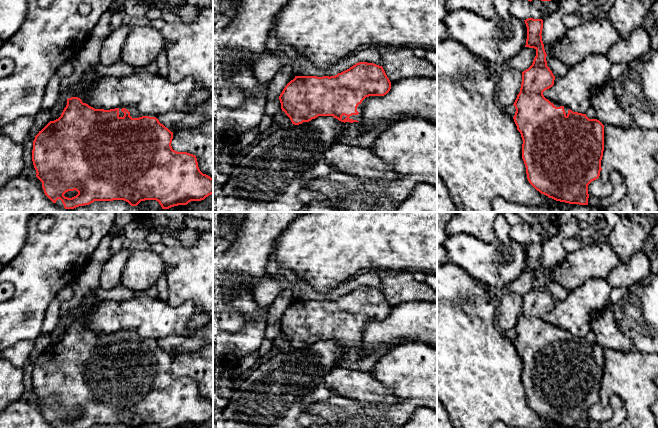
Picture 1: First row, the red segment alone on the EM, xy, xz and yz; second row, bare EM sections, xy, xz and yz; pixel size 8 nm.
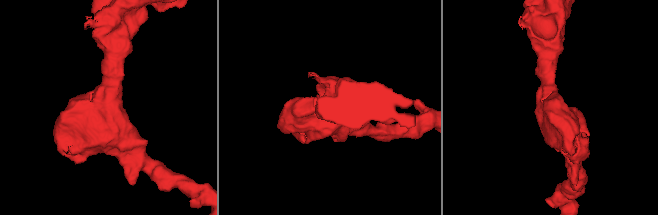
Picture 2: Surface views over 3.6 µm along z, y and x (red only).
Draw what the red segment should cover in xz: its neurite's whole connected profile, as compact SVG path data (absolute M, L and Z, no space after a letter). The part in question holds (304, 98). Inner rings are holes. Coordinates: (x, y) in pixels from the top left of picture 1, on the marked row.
M359 62L335 76L295 76L279 96L281 109L292 124L309 122L318 116L333 116L345 124L359 122L362 118L364 99L384 96L391 89L391 82L382 66Z

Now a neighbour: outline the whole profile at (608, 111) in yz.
M611 83L593 90L591 107L596 113L596 119L604 126L612 125L627 129L634 124L631 115L619 105Z

